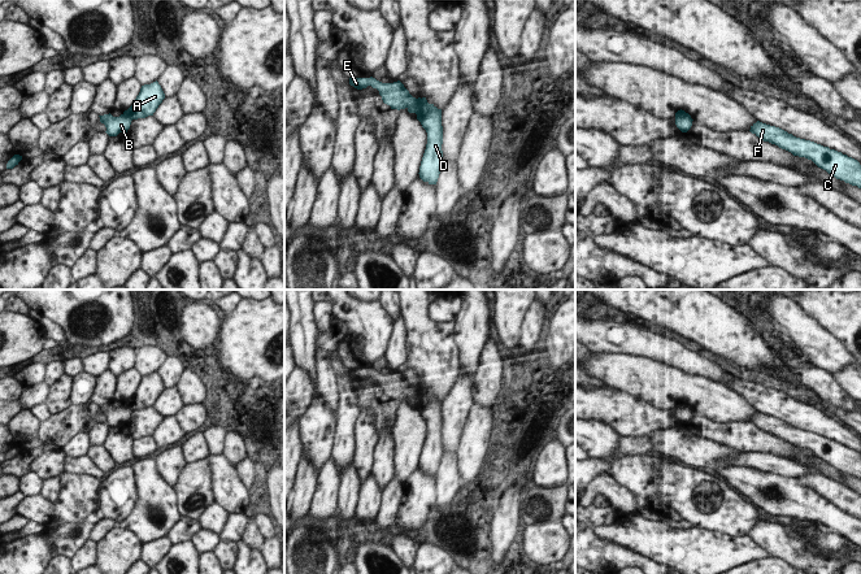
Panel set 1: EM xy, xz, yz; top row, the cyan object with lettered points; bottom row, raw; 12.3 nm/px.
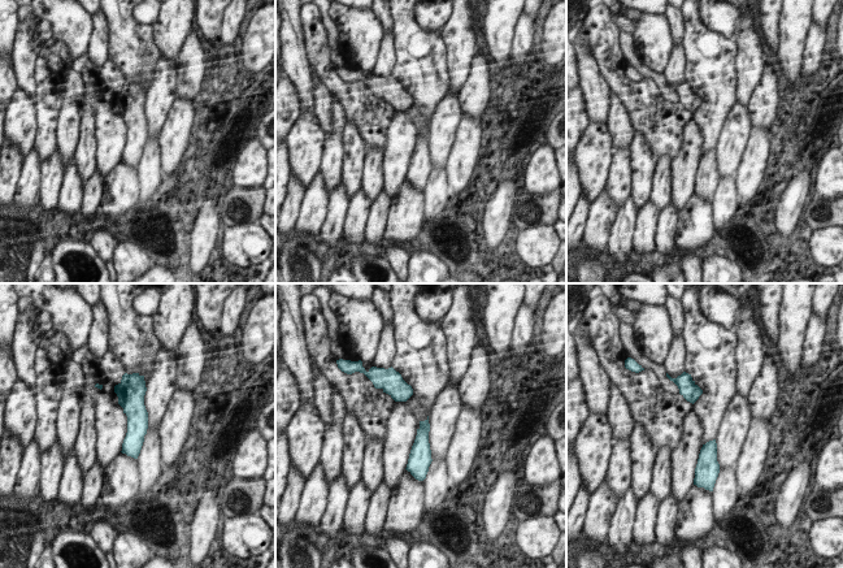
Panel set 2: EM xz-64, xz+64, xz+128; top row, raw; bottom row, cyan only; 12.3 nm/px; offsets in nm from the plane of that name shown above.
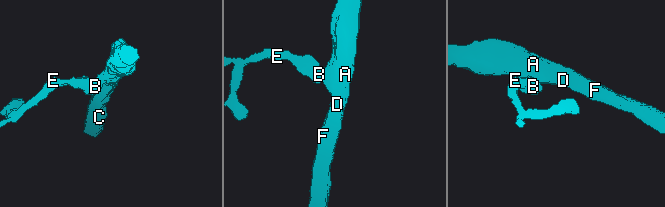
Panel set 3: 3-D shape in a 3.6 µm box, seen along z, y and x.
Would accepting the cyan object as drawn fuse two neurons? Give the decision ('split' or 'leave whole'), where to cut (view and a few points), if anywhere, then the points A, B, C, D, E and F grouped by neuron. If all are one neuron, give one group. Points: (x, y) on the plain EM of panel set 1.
split; cut xz (414, 390), (418, 398), (416, 403); groups A C D F / B E

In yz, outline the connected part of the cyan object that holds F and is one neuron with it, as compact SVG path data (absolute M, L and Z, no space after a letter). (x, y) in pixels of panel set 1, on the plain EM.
M757 412L751 417L752 425L791 443L793 447L812 451L836 470L861 479L861 456L857 451L829 438L800 430L787 422Z

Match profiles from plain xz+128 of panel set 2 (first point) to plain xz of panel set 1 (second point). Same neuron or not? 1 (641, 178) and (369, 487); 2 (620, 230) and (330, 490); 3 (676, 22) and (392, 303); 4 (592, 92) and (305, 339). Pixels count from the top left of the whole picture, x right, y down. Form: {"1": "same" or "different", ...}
{"1": "different", "2": "different", "3": "same", "4": "same"}

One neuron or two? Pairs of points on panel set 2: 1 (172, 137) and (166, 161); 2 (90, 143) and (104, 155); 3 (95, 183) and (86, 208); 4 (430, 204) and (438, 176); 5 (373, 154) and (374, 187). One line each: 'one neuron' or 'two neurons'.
1: one neuron
2: two neurons
3: one neuron
4: one neuron
5: one neuron

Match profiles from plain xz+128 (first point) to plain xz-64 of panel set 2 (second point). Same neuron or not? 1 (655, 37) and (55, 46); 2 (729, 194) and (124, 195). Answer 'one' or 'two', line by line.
1: two
2: two

